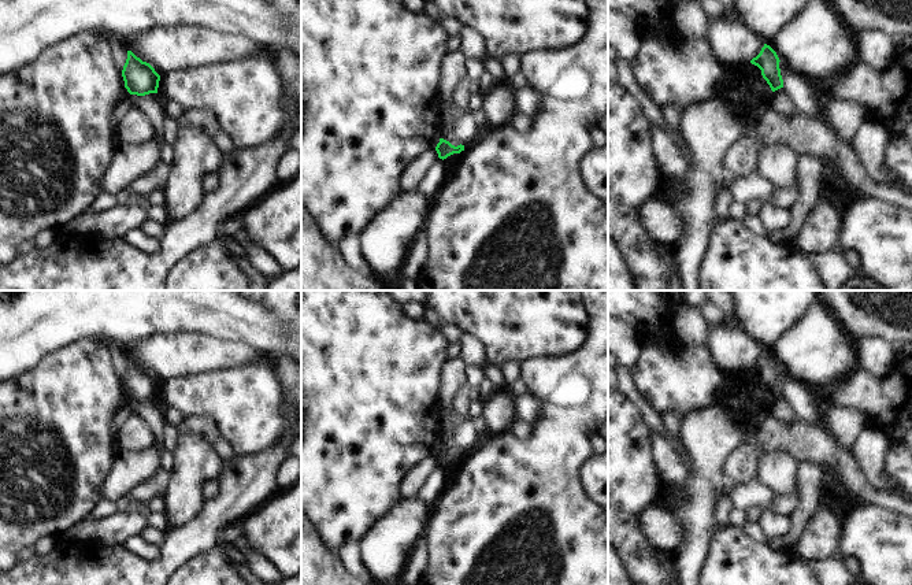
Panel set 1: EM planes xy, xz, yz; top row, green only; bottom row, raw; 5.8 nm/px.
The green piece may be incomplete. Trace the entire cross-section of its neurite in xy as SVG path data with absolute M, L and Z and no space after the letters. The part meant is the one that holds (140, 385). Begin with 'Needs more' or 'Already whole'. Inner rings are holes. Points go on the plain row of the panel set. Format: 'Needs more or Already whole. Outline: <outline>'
Already whole. Outline: M127 358L127 366L122 377L125 395L130 401L145 403L157 400L160 382L155 375Z

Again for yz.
Already whole. Outline: M764 351L760 360L750 367L752 371L761 377L761 382L772 399L783 395L779 369L776 359L767 351Z

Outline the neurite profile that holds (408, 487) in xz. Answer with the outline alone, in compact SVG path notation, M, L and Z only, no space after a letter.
M431 455L415 464L414 467L411 467L398 482L397 493L400 499L416 497L427 475L438 466L440 464L435 455Z

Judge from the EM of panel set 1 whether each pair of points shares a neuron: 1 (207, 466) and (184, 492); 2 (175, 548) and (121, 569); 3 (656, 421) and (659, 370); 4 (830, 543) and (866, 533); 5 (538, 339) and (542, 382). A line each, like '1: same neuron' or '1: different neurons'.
1: same neuron
2: same neuron
3: different neurons
4: different neurons
5: different neurons

